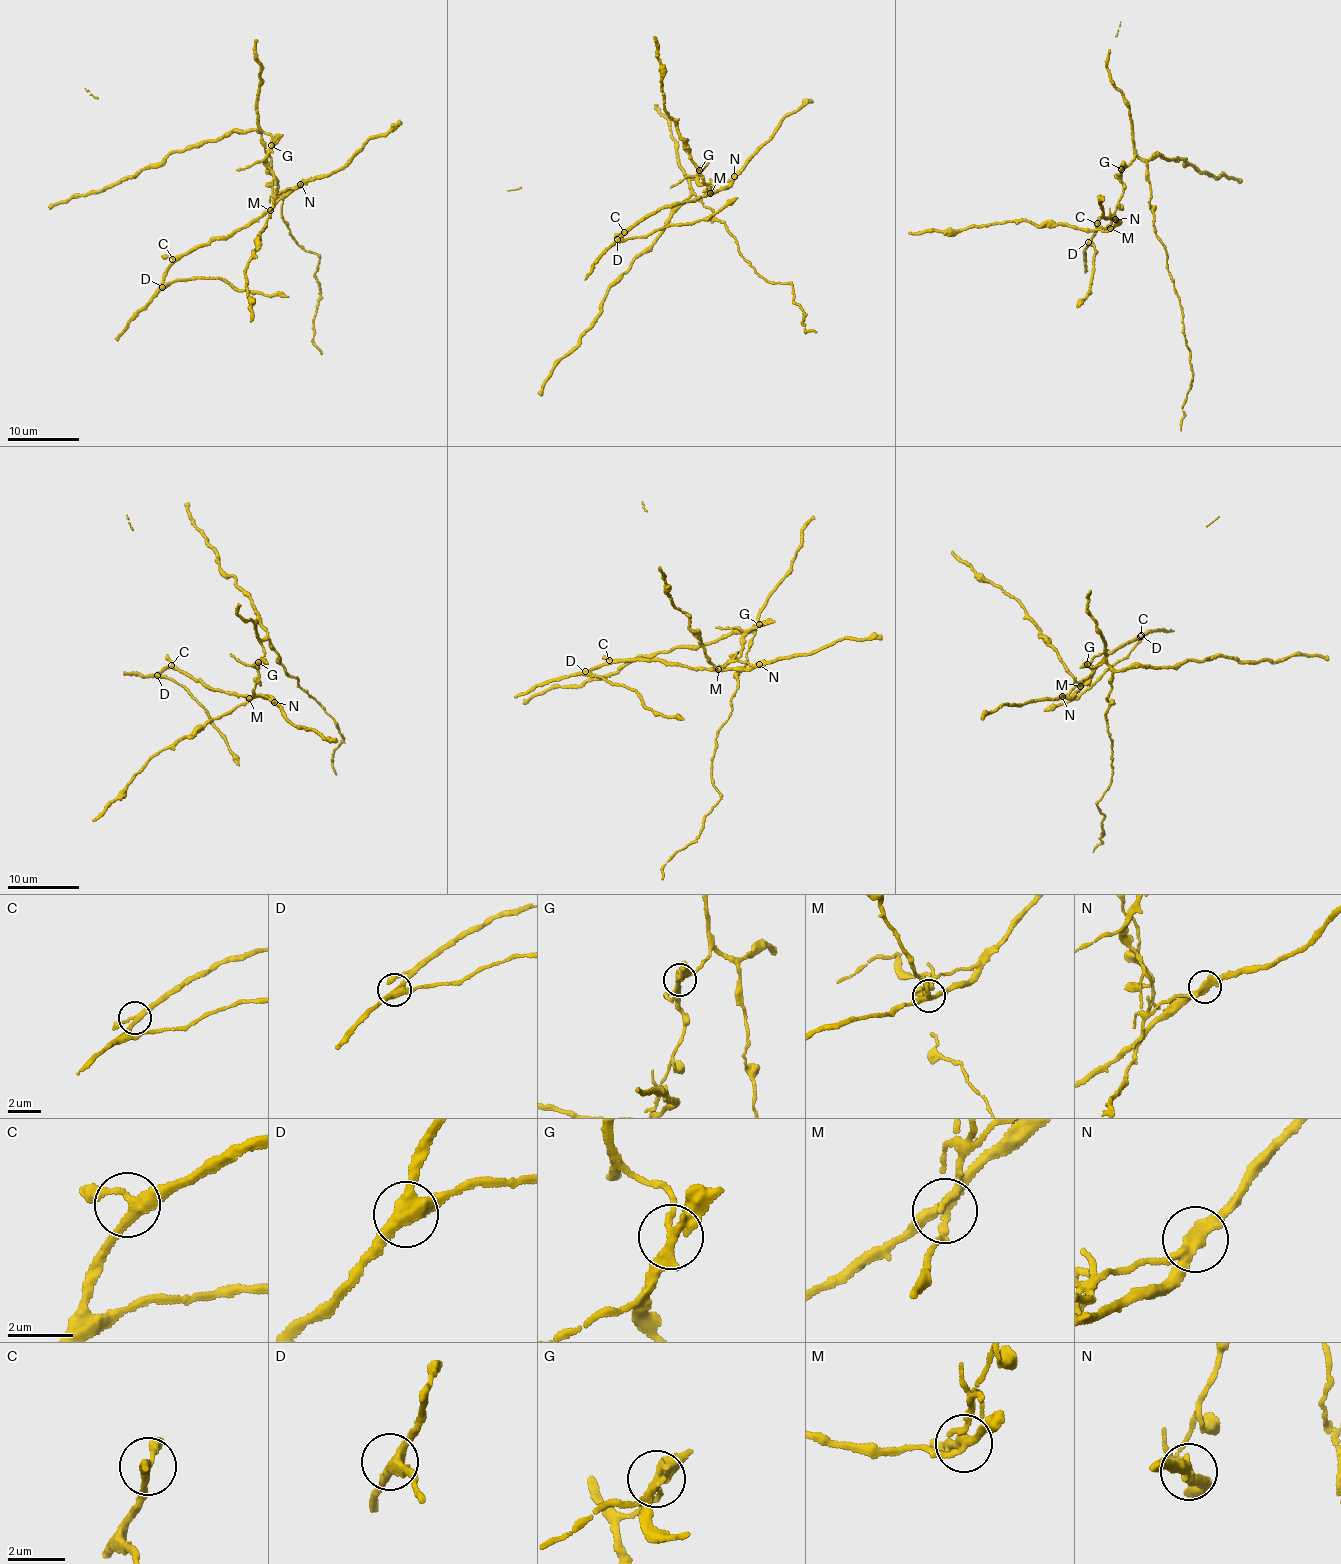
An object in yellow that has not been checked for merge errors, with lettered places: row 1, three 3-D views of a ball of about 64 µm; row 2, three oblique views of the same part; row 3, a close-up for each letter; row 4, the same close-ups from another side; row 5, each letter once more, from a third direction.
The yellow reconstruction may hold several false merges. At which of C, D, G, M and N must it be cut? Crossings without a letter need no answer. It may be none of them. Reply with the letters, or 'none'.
G, M, N

